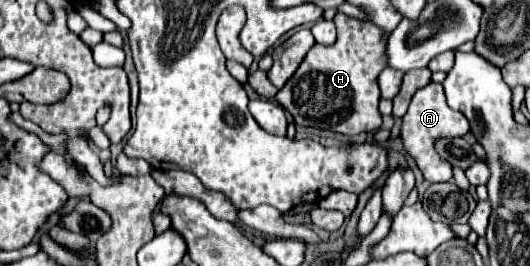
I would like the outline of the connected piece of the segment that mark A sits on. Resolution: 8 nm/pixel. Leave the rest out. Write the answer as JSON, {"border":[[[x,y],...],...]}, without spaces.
{"border":[[[428,83],[426,87],[418,89],[418,93],[412,97],[412,103],[408,107],[408,113],[402,117],[402,129],[400,129],[400,139],[404,145],[404,151],[416,161],[418,169],[430,183],[440,183],[440,181],[452,181],[452,165],[442,159],[434,145],[438,139],[454,139],[454,137],[464,137],[470,131],[468,119],[460,113],[448,107],[444,89],[440,83]]]}

